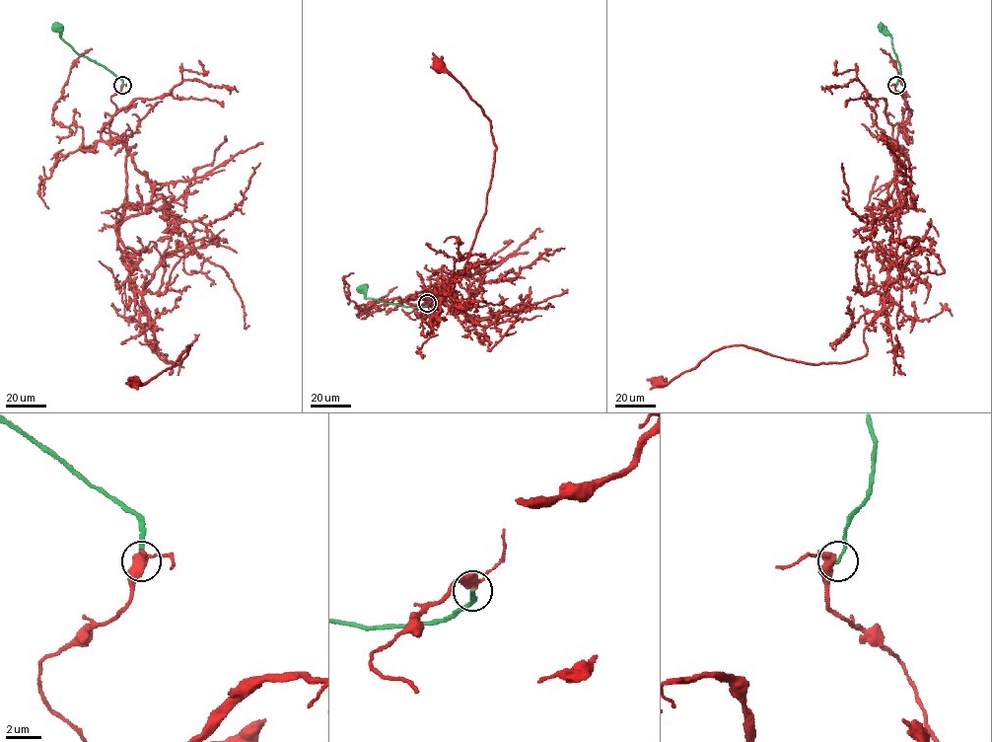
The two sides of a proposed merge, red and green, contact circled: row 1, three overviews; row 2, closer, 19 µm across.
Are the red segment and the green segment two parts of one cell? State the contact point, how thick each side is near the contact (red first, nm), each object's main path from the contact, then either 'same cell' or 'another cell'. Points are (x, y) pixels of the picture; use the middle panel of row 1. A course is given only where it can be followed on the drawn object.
place (427, 303); calibres 480 and 180 nm; course red (427, 303), (417, 318), (405, 299), (431, 305), (423, 305), (462, 273), (496, 145), (483, 111), (439, 65); course green (427, 303), (419, 307), (384, 303), (366, 298), (364, 288), (361, 287); another cell

